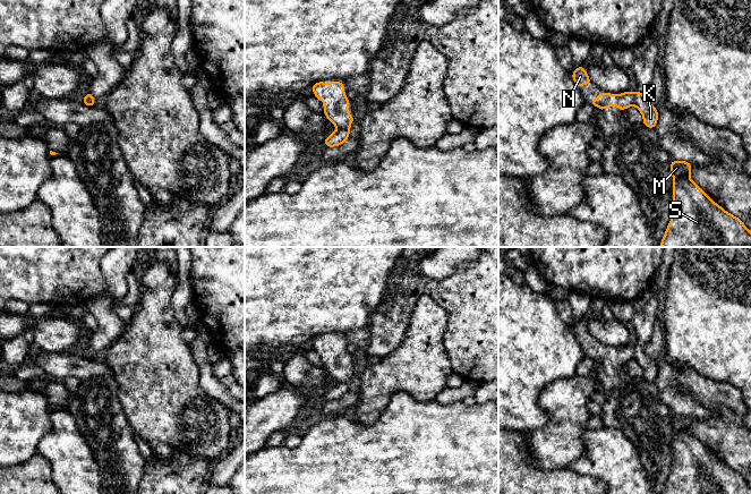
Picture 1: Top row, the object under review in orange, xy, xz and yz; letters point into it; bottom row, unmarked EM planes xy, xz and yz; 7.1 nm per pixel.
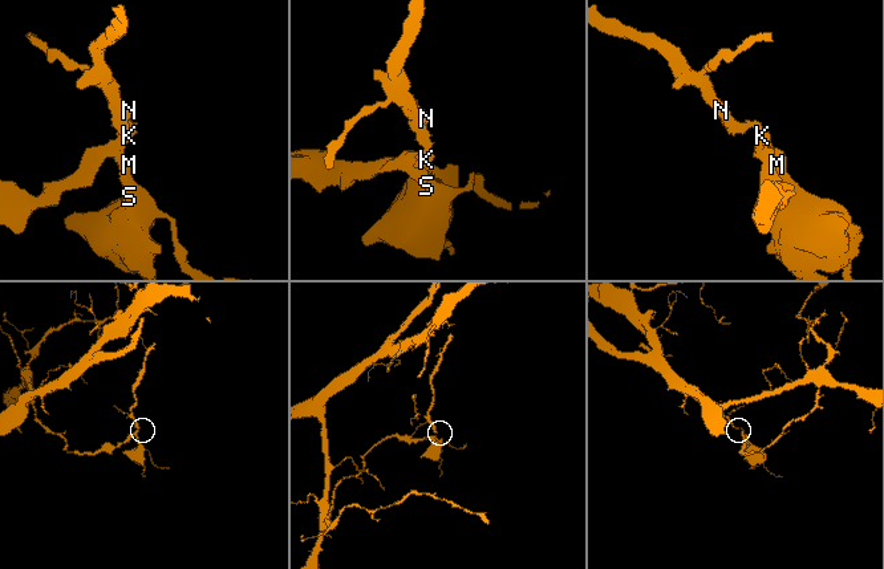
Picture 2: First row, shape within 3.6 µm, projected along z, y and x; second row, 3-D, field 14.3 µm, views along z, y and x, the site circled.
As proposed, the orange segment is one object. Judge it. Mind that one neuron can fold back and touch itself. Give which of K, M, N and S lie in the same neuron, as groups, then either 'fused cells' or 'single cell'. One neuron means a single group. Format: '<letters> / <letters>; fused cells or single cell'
K M S / N; fused cells

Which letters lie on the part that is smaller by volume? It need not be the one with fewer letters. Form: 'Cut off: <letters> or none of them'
Cut off: N

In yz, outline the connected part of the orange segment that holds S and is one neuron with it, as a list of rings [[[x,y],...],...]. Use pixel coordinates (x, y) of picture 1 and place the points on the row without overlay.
[[[671,415],[674,465],[662,494],[751,494],[751,486],[744,477],[711,454],[707,446],[690,433],[692,419],[686,415]]]

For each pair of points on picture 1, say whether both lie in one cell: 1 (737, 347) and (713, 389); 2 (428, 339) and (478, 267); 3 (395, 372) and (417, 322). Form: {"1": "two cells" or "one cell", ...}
{"1": "two cells", "2": "two cells", "3": "one cell"}

